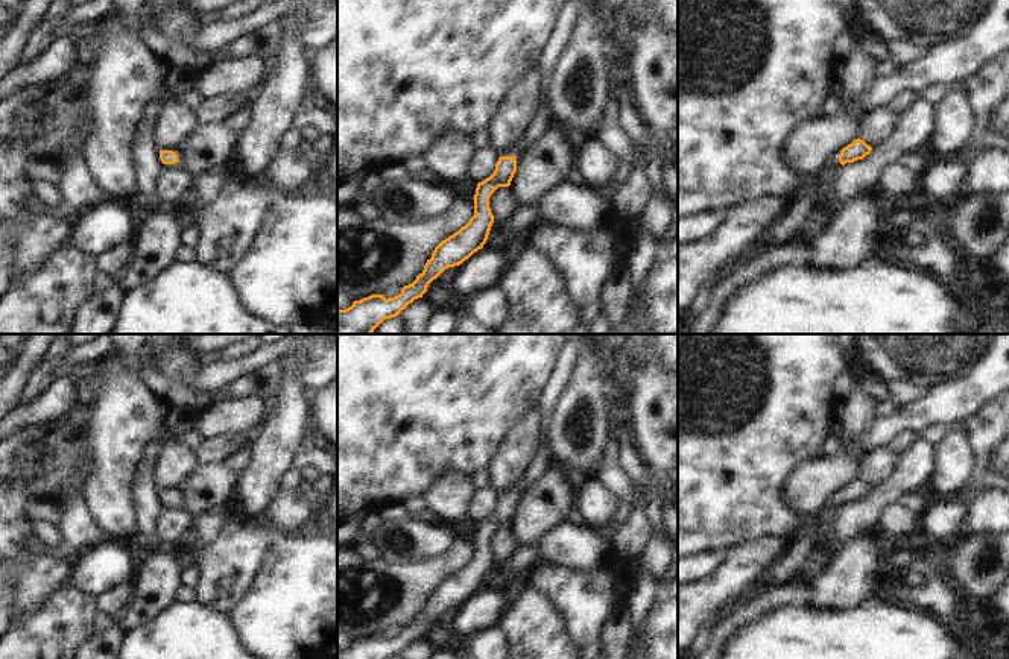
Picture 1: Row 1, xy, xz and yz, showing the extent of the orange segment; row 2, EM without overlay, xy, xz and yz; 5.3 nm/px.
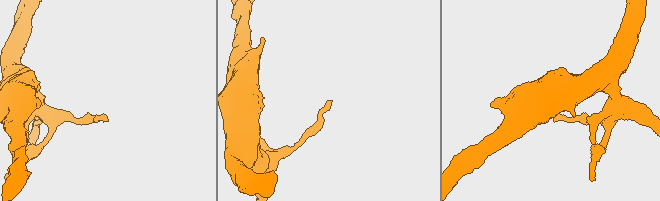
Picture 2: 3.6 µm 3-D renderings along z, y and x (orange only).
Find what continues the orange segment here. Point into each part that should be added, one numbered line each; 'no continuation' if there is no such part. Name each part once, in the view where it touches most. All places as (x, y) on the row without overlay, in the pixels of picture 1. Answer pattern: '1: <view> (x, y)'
1: xy (178, 506)

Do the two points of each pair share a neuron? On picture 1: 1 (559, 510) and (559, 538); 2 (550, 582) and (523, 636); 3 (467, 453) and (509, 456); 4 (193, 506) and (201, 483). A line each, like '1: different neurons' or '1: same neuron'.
1: different neurons
2: different neurons
3: different neurons
4: same neuron

